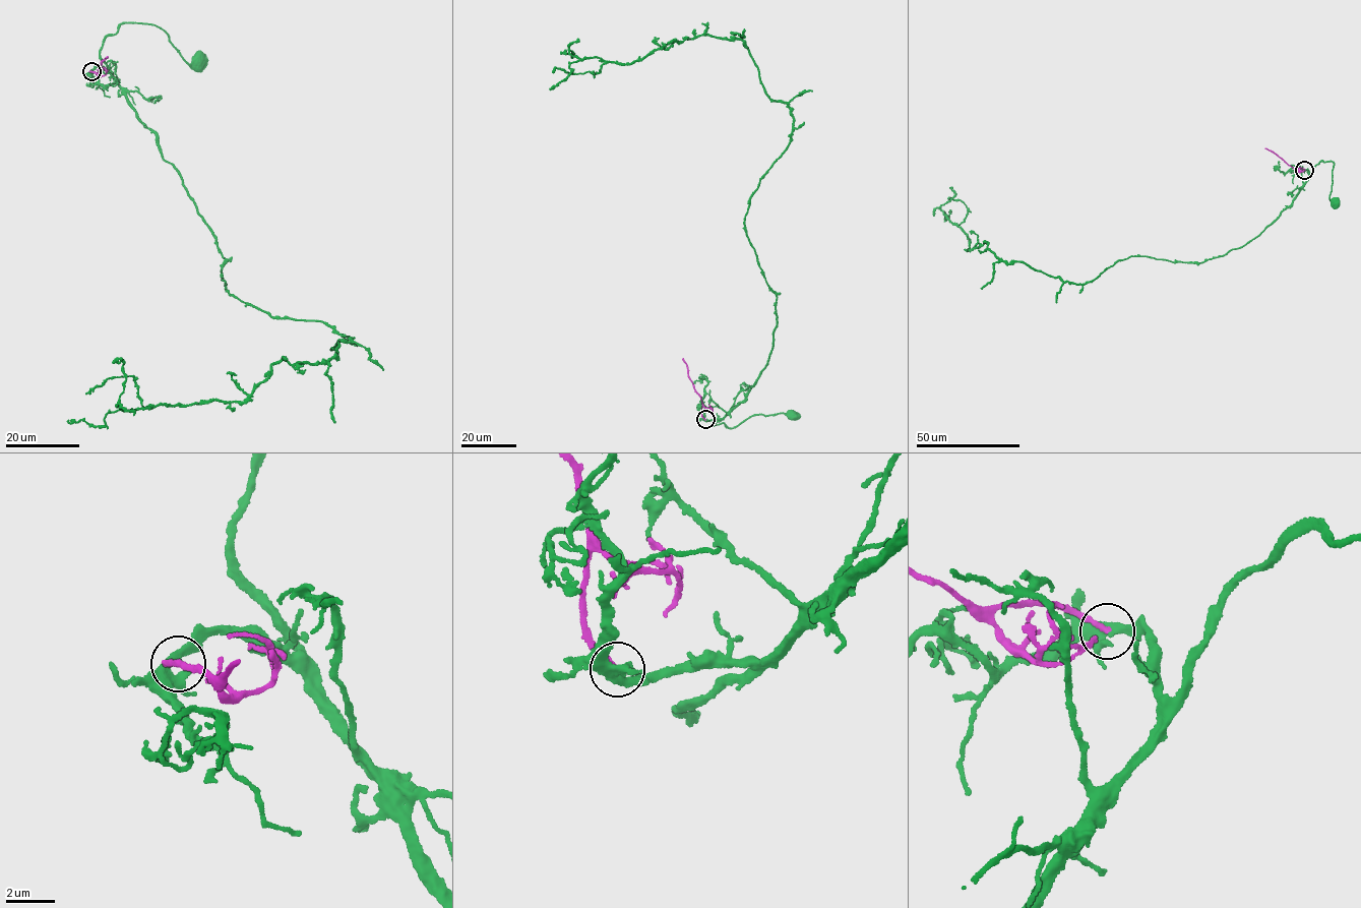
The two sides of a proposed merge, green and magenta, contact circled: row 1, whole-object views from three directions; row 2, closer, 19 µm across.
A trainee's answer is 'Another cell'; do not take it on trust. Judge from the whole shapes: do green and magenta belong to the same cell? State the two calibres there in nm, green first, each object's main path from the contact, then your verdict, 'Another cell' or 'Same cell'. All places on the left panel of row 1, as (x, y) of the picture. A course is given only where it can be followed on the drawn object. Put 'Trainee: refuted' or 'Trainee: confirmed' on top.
Trainee: refuted
Thickness 280 nm (green) against 200 nm. Course of green: (91, 71), (109, 69), (100, 52), (105, 39), (129, 22), (159, 27), (186, 61), (197, 61). Course of magenta: (91, 71), (99, 74), (101, 62), (108, 56). Same cell

